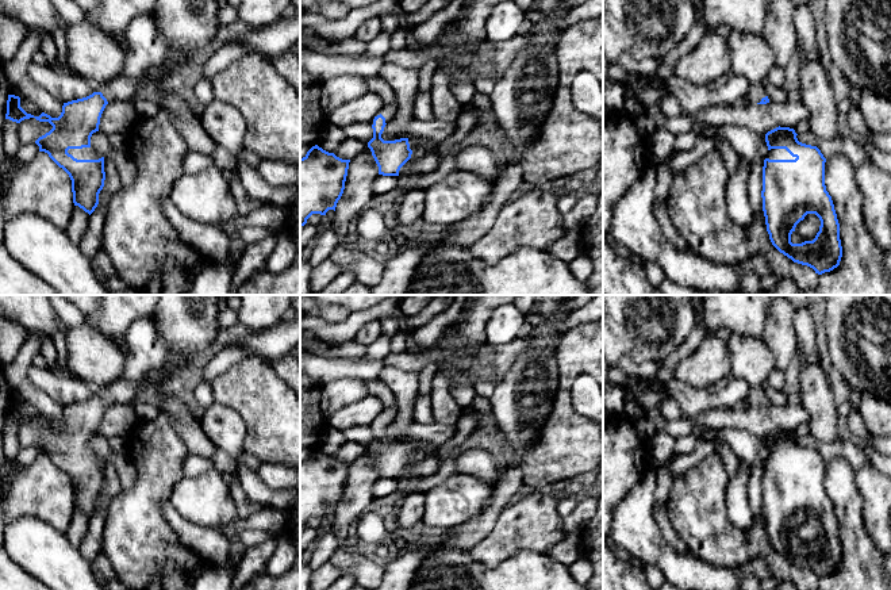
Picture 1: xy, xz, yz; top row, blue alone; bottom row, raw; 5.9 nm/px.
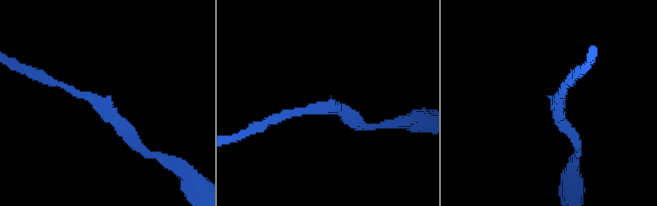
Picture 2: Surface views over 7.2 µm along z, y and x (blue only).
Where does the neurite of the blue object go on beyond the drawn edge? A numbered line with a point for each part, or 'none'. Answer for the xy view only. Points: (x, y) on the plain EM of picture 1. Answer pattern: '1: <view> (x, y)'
1: xy (121, 391)
2: xy (85, 456)

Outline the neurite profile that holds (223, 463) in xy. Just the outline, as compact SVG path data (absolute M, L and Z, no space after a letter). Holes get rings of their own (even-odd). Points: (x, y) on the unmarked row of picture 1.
M216 448L212 457L214 468L220 474L237 475L237 459Z

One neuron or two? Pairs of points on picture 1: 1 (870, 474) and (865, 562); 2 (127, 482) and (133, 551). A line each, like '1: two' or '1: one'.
1: two
2: two

